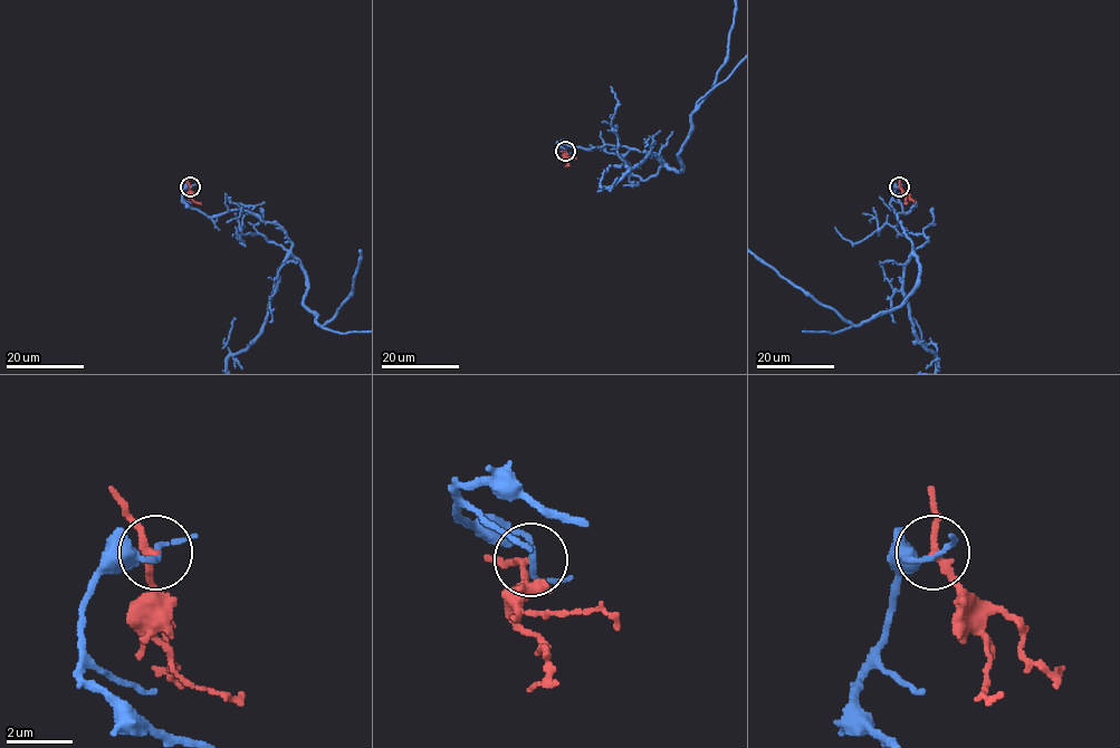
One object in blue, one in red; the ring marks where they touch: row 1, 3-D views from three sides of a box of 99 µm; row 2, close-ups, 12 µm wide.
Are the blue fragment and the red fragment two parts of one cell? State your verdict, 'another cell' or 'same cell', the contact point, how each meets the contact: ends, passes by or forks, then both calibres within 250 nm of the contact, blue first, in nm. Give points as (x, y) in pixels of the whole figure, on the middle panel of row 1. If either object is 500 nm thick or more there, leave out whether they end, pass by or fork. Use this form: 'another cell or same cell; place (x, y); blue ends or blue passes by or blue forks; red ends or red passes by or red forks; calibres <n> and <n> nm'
another cell; place (565, 151); blue passes by; red passes by; calibres 130 and 180 nm

